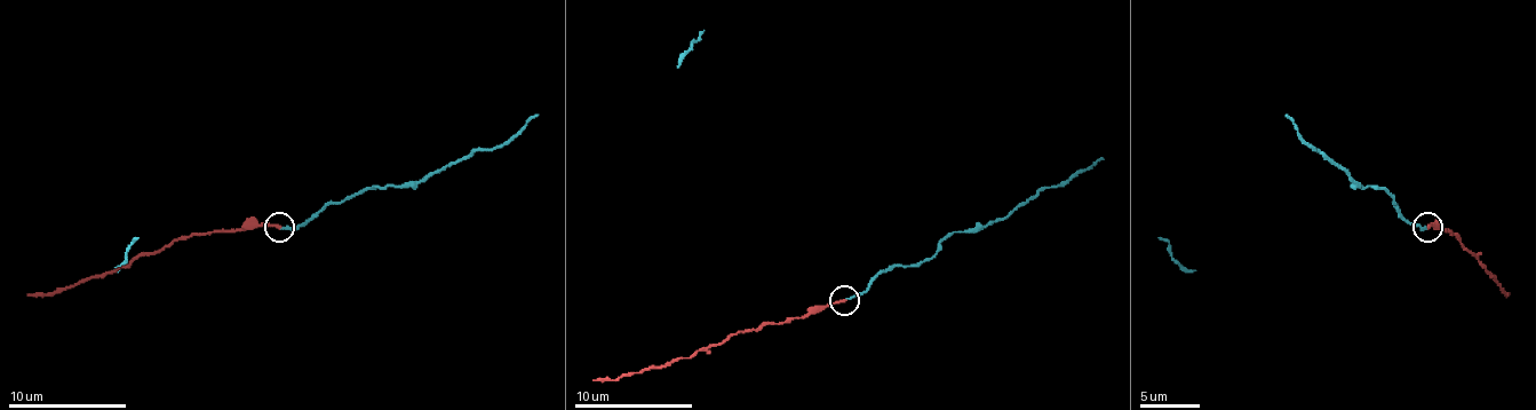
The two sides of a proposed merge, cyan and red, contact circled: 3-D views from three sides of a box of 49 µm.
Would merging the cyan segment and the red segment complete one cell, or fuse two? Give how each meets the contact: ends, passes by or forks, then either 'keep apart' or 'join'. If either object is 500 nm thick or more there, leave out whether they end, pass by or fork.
cyan ends | red ends | keep apart

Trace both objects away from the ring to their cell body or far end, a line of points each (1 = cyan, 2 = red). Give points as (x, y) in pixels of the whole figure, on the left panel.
1: (281, 228), (299, 228), (328, 204), (352, 198), (367, 189), (412, 187), (479, 151), (500, 148), (539, 116)
2: (278, 228), (248, 225), (233, 231), (177, 237), (97, 278), (82, 278), (50, 293), (26, 296)

